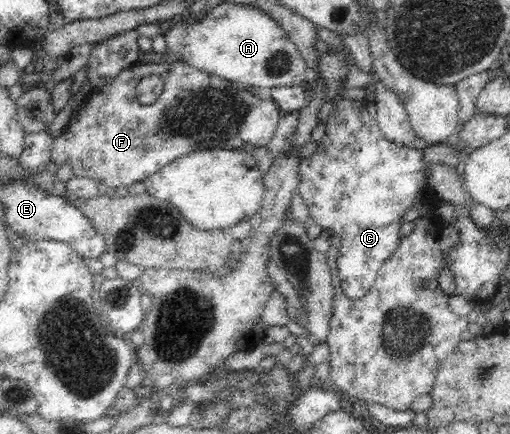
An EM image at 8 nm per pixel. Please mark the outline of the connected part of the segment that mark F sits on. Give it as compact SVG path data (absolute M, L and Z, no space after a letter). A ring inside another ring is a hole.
M165 61L158 62L158 64L143 64L139 62L134 66L122 70L116 78L112 79L110 84L106 85L103 89L100 89L99 93L98 91L89 93L87 100L79 109L76 118L72 123L66 125L63 133L60 134L59 137L56 137L54 142L52 142L52 146L50 146L50 160L51 162L55 162L59 167L68 162L72 167L74 177L91 178L92 180L97 181L102 188L108 186L110 186L110 188L120 188L120 186L128 187L130 184L134 184L134 182L146 180L146 178L151 174L158 172L163 166L170 164L170 162L176 160L176 158L180 158L180 156L184 156L184 154L194 152L194 150L225 148L226 150L245 150L246 152L251 153L255 148L267 146L275 135L277 124L281 119L282 114L283 113L278 107L278 104L272 99L264 100L258 97L254 89L242 88L235 83L231 83L230 81L214 76L213 74L208 74L202 70L198 70L184 62L172 62L172 64L168 64L168 62ZM148 74L160 75L160 77L165 80L165 89L152 103L140 104L138 99L136 99L135 86L143 76L148 76Z

